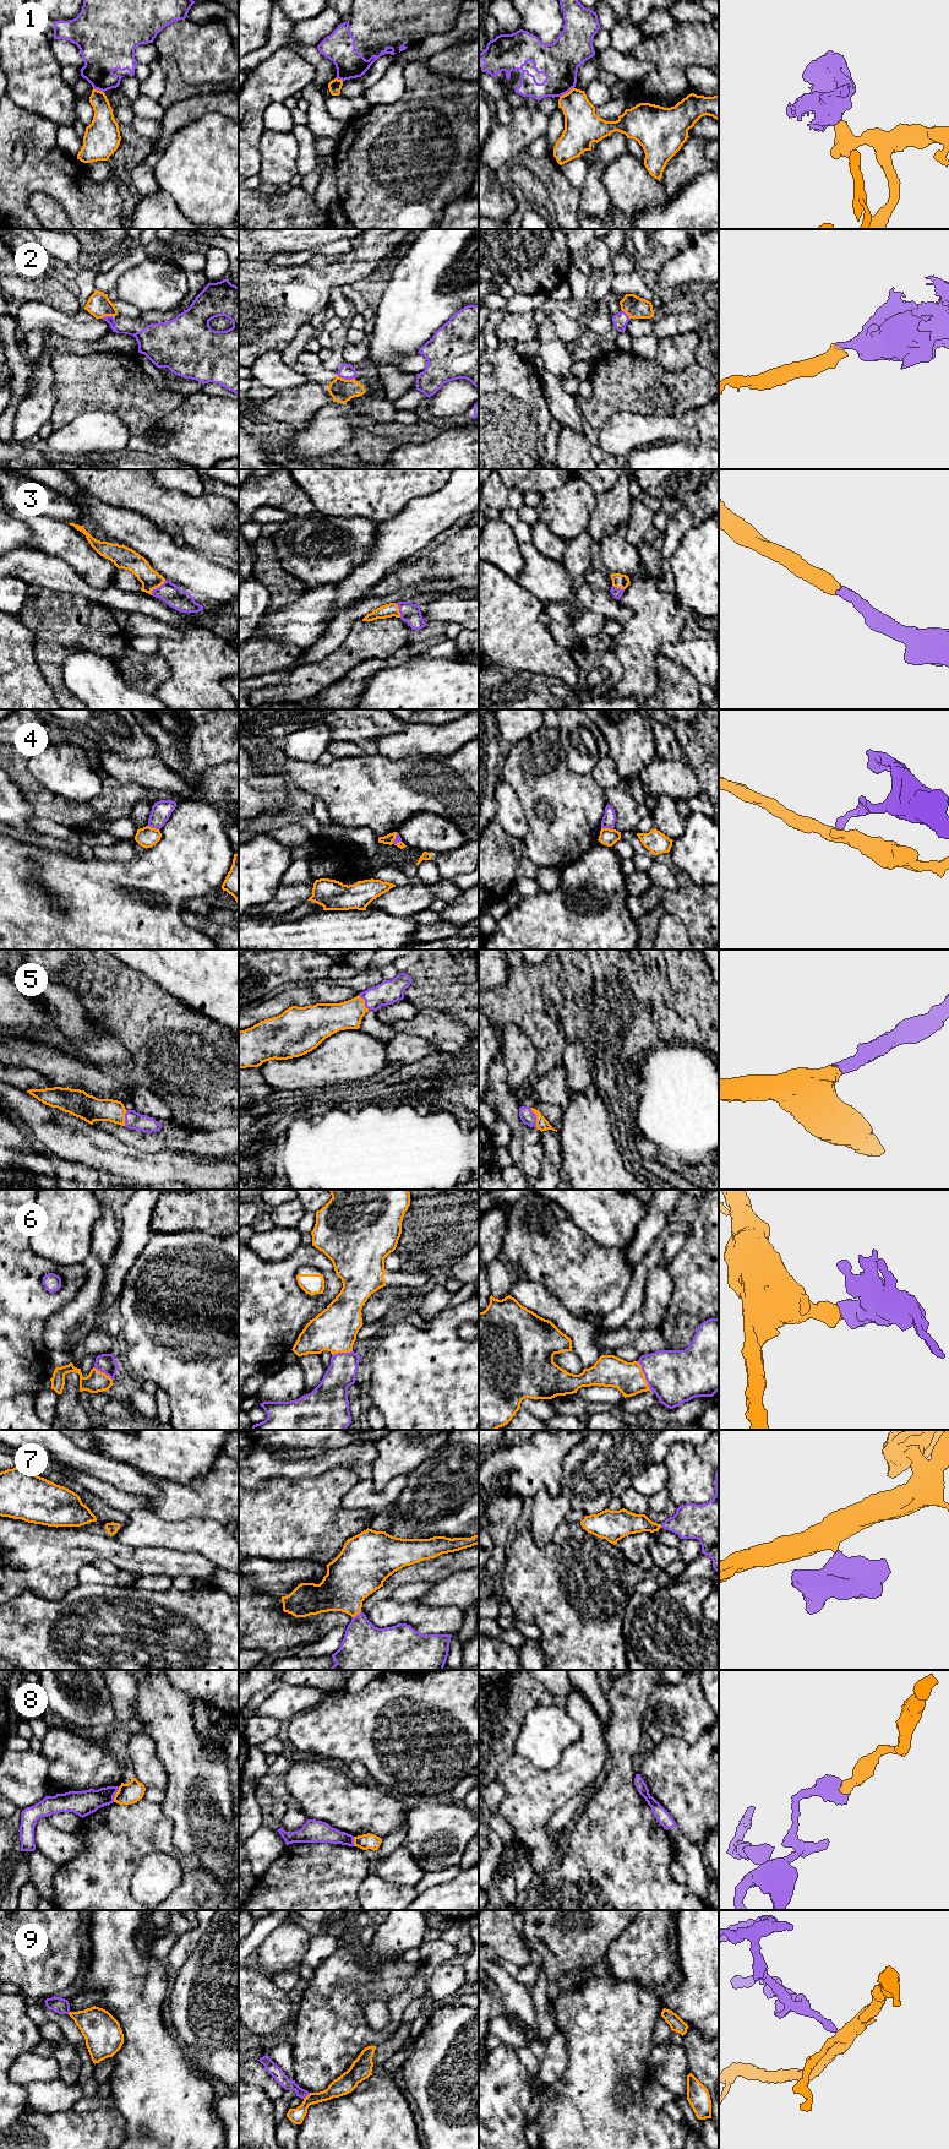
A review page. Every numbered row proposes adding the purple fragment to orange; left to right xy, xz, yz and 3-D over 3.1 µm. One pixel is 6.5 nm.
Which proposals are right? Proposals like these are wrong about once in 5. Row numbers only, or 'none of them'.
2, 3, 5, 6, 7, 8

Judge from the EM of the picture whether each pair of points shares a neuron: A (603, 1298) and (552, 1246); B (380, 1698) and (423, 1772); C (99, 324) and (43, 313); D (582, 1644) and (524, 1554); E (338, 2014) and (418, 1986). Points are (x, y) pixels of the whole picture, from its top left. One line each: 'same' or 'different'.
A: same
B: same
C: same
D: same
E: same

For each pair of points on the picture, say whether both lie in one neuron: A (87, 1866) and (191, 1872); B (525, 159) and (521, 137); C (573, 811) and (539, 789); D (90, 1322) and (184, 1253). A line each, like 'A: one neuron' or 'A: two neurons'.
A: one neuron
B: two neurons
C: one neuron
D: two neurons

